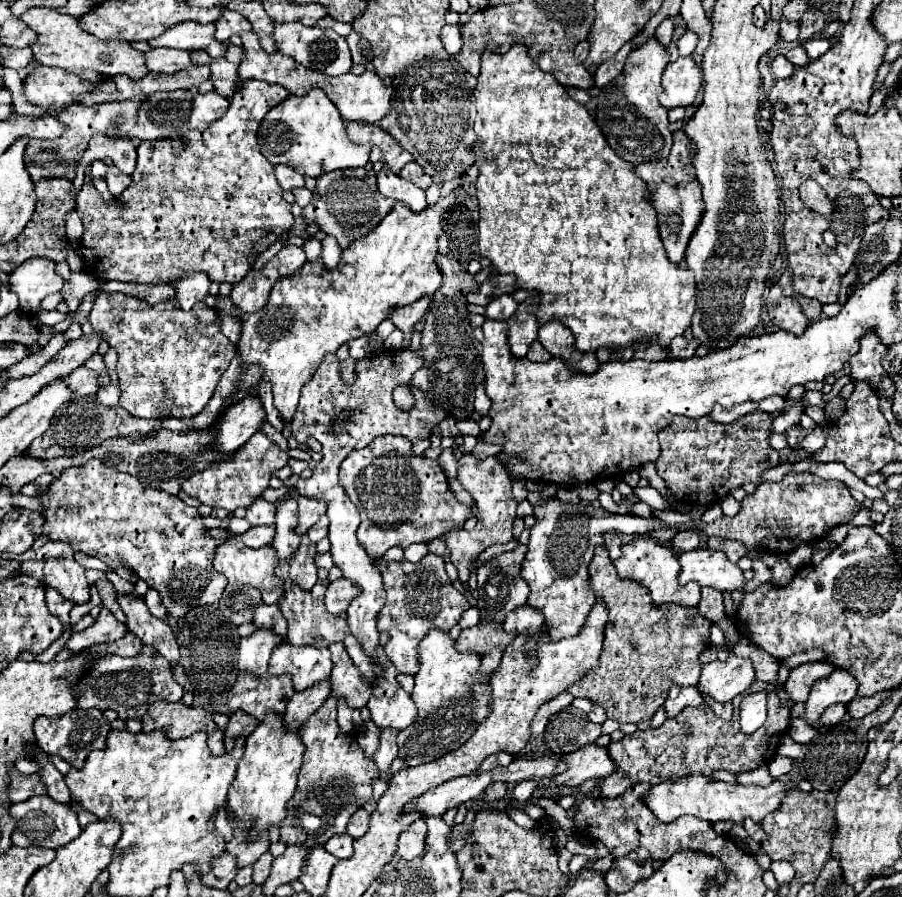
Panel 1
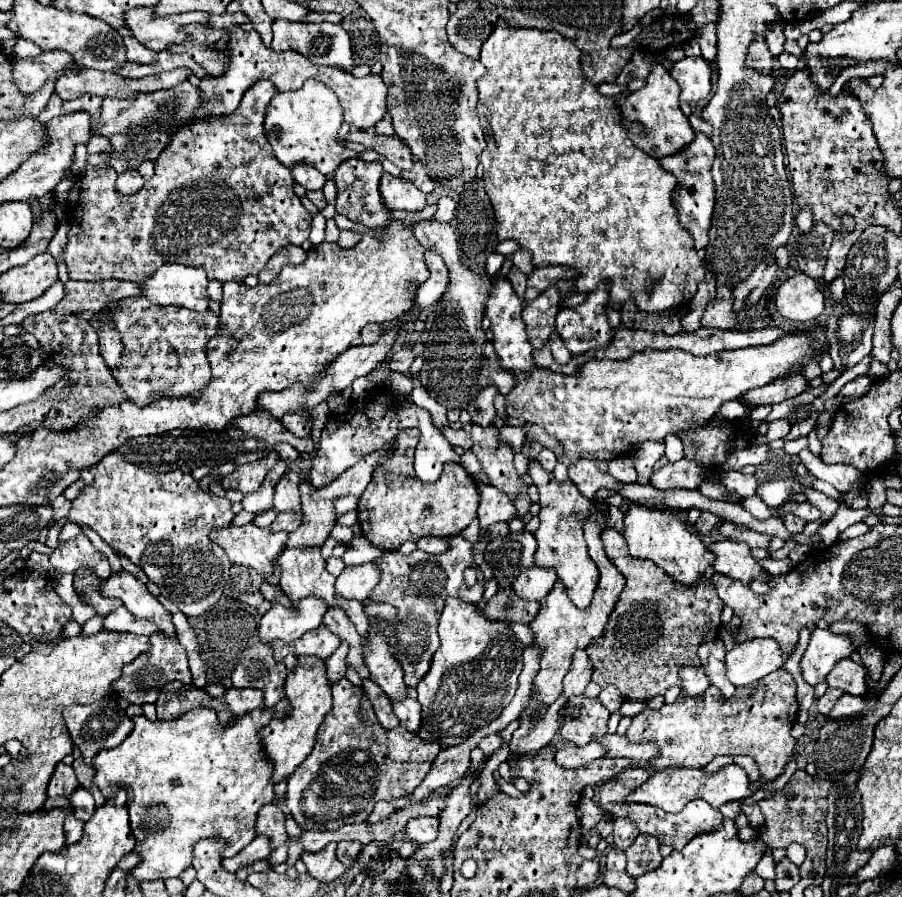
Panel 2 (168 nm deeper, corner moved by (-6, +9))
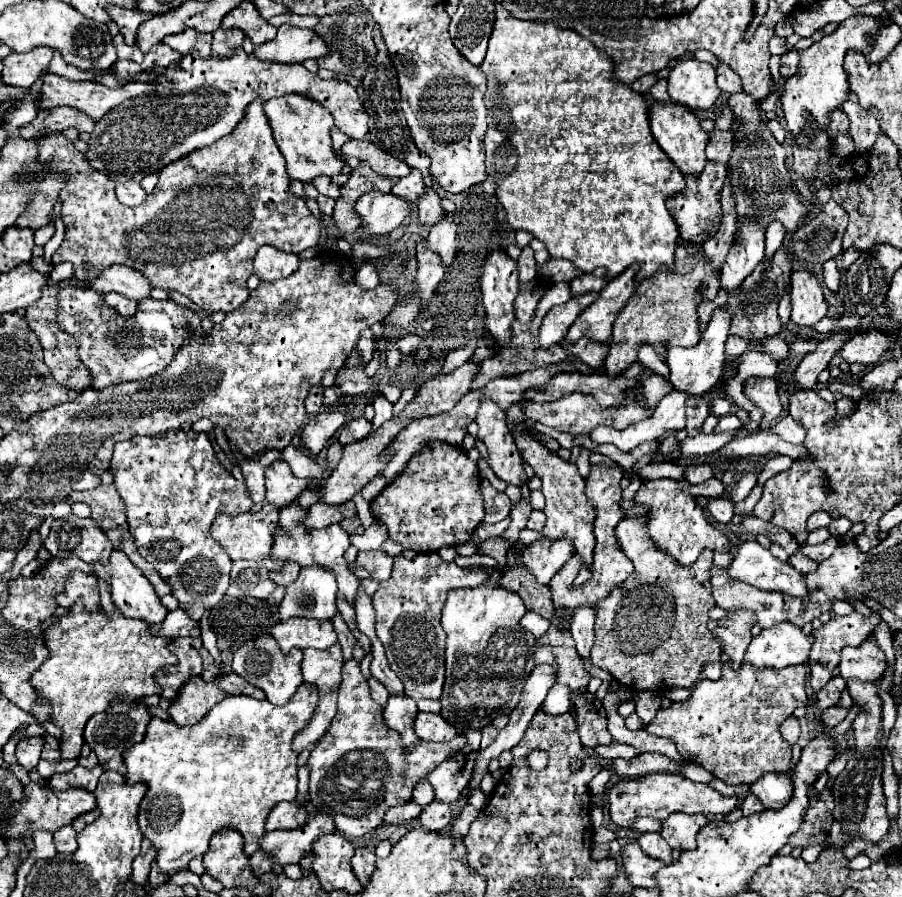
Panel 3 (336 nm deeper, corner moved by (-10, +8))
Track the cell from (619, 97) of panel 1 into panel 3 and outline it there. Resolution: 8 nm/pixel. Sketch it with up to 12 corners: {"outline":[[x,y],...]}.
{"outline":[[654,103],[656,143],[682,175],[700,175],[708,133],[684,105]]}

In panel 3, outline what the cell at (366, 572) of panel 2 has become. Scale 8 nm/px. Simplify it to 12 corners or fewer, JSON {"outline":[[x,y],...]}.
{"outline":[[382,549],[360,551],[356,563],[386,581],[392,557]]}

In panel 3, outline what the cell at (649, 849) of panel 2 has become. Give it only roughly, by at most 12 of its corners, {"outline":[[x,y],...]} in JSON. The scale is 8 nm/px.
{"outline":[[644,833],[638,845],[664,863],[672,863],[672,847],[660,833]]}

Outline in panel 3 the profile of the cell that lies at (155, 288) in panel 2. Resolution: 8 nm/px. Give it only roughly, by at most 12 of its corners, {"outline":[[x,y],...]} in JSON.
{"outline":[[106,267],[80,287],[144,299],[152,289],[132,267]]}

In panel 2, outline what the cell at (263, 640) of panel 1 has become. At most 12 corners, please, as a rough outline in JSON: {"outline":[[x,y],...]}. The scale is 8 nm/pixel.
{"outline":[[304,598],[298,608],[272,604],[258,626],[260,642],[294,642],[322,624],[328,606]]}

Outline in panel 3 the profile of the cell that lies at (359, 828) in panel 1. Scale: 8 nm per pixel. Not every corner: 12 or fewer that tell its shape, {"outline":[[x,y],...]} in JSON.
{"outline":[[414,801],[386,811],[384,823],[418,819],[422,807]]}

